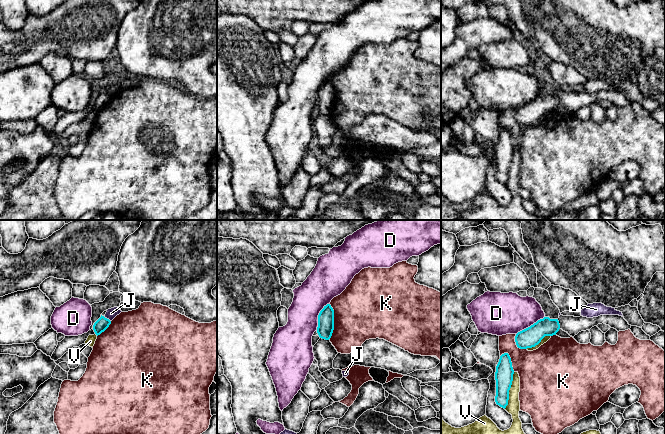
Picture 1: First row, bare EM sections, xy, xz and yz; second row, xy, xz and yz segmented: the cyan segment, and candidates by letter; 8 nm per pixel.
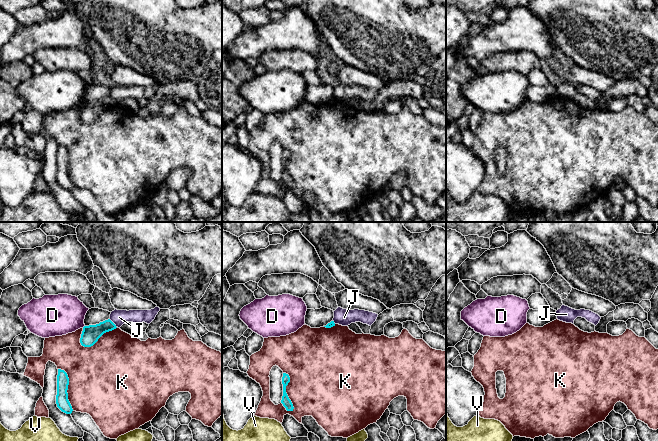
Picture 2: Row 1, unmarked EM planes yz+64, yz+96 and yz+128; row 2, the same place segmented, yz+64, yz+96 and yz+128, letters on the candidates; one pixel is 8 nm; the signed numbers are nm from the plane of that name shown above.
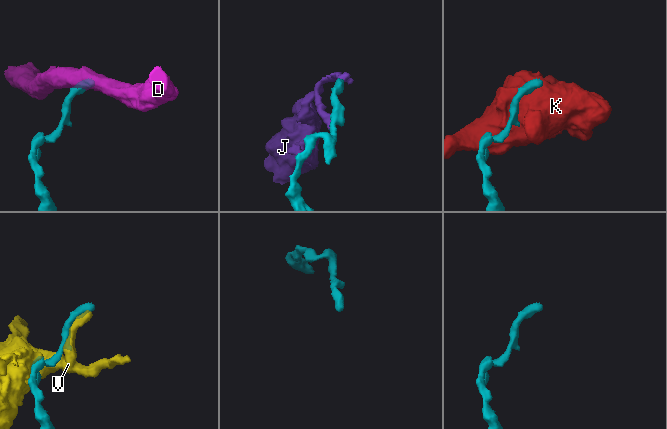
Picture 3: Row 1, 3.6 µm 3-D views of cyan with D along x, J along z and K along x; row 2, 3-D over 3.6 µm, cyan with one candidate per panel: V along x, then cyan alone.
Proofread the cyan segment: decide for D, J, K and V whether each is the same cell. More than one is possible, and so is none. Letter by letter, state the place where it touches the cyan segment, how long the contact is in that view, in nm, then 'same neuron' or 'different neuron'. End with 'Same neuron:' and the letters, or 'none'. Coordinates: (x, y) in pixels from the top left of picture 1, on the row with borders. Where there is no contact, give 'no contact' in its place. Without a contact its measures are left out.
D: xz (318, 316) | 240 nm | different neuron
J: xy (106, 318) | 80 nm | different neuron
K: xz (333, 322) | 280 nm | different neuron
V: yz (509, 389) | 300 nm | different neuron
Same neuron: none

